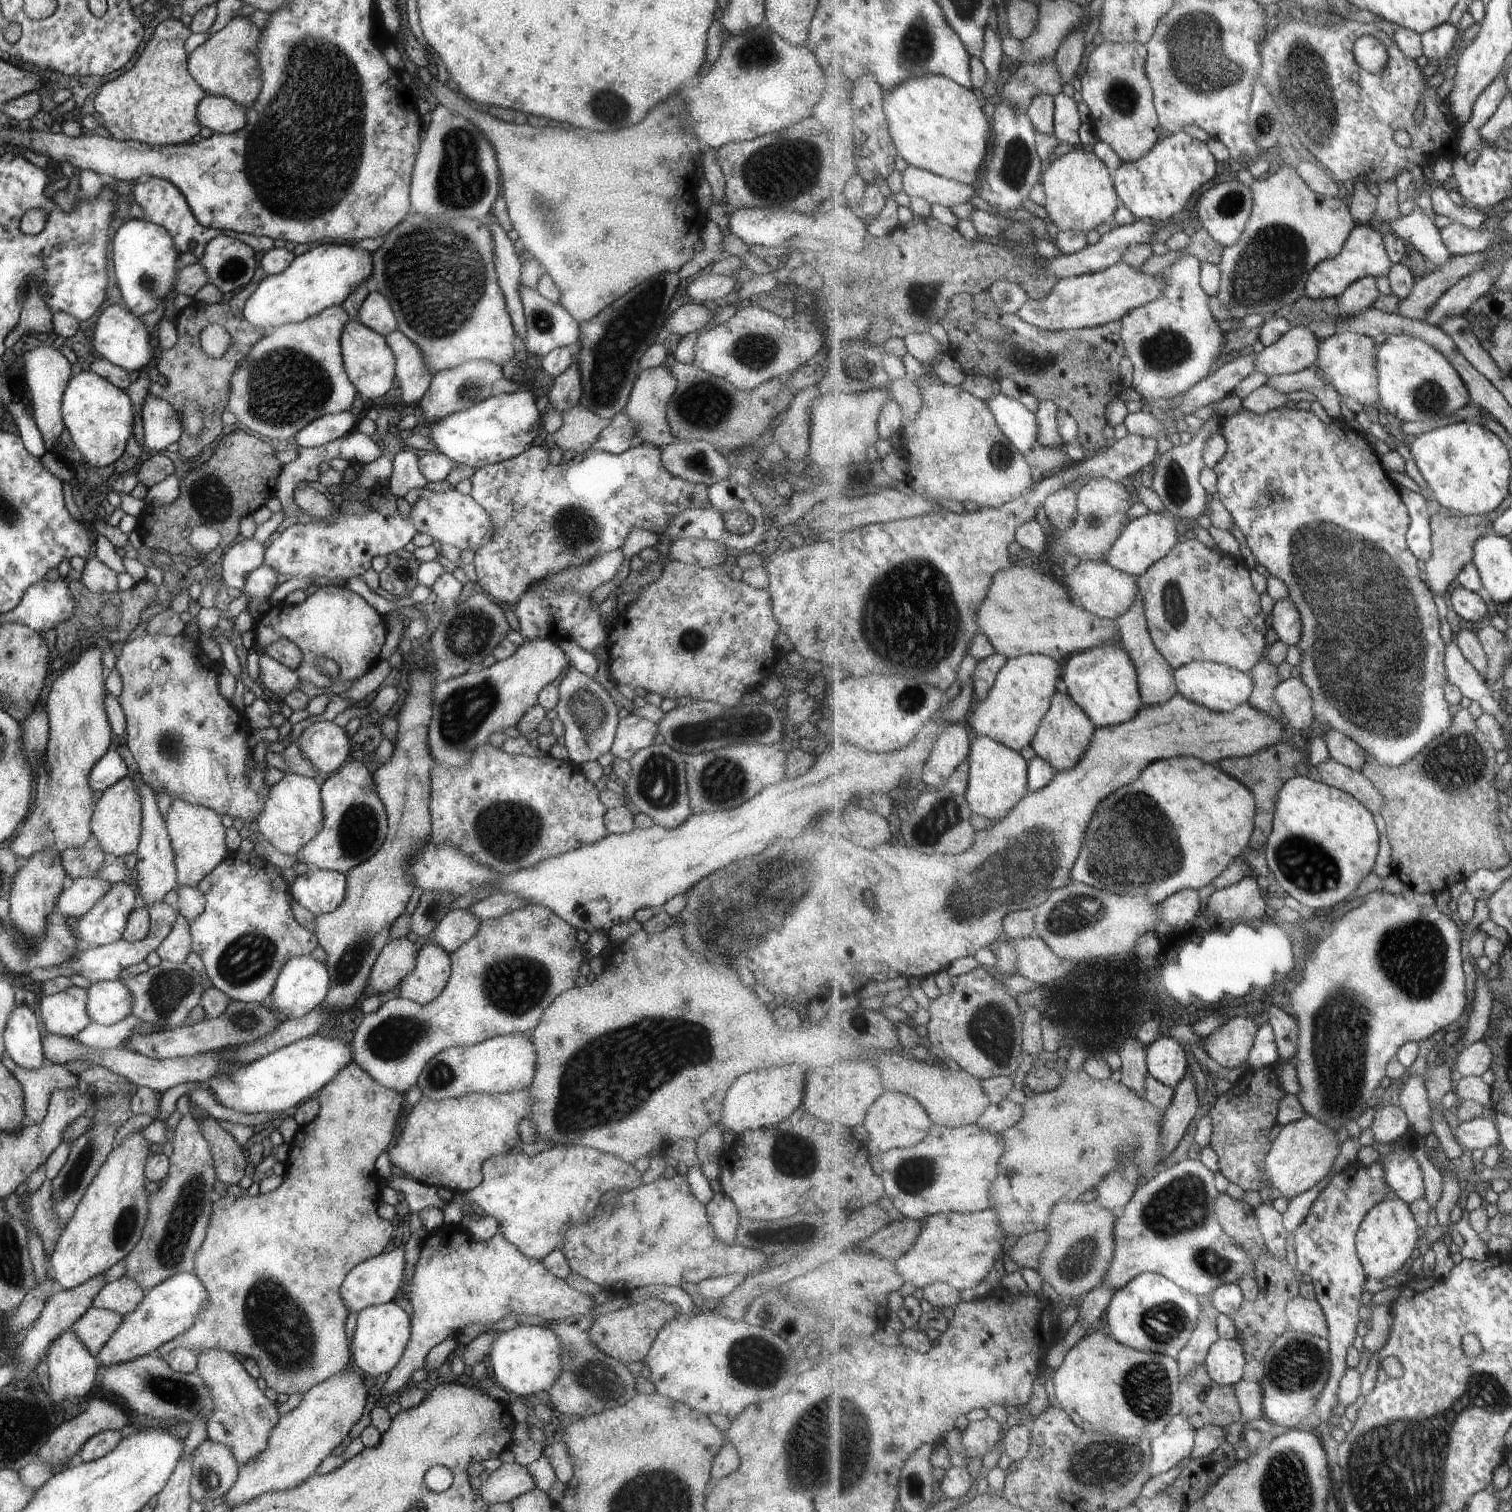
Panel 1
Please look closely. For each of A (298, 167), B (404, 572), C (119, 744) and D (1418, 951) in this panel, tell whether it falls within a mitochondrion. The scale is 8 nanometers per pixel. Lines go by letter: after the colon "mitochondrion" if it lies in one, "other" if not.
A: mitochondrion
B: other
C: other
D: mitochondrion

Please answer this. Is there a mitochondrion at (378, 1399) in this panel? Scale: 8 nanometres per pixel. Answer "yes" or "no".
no

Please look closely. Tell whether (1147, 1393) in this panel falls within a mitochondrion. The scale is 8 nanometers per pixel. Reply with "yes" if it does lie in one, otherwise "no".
yes

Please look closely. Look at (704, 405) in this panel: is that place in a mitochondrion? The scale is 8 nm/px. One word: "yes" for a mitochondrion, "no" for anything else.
yes

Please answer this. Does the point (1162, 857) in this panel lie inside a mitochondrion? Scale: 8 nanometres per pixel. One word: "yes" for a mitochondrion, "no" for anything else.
yes

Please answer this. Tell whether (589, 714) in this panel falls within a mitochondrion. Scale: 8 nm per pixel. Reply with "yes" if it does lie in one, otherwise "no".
yes

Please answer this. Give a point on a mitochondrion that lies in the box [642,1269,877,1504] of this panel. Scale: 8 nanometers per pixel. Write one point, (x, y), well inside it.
(841, 1424)

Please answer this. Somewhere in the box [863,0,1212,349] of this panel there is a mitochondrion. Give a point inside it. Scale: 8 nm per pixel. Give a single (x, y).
(916, 47)

